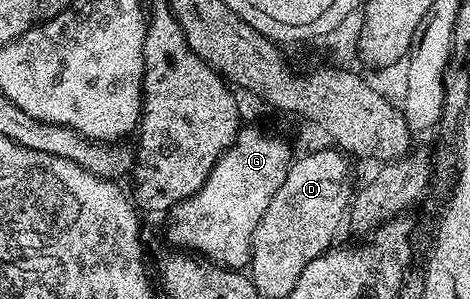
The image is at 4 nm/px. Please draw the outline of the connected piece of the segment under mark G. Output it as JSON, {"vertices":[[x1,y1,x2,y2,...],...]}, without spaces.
{"vertices":[[241,128,236,136,236,142,214,163,206,183,194,194,182,199,175,207,168,210,166,220,168,226,164,233,168,236,167,243,177,250,199,255,215,265,227,266,229,269,243,270,252,258,252,240,259,220,266,212,266,207,286,179,289,165,294,160,293,150,280,137,267,133,264,129]]}

